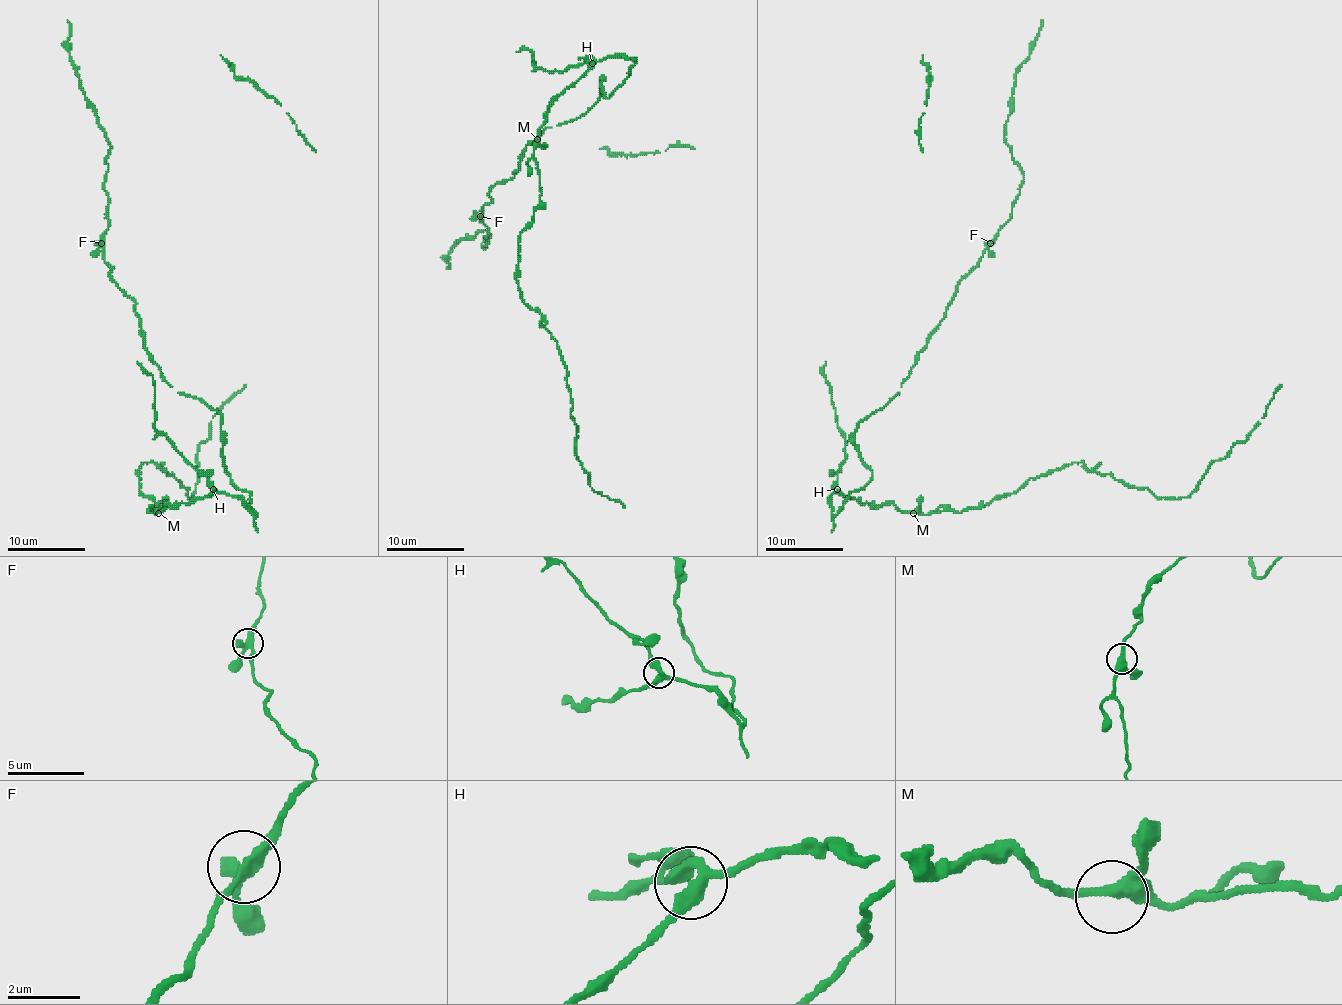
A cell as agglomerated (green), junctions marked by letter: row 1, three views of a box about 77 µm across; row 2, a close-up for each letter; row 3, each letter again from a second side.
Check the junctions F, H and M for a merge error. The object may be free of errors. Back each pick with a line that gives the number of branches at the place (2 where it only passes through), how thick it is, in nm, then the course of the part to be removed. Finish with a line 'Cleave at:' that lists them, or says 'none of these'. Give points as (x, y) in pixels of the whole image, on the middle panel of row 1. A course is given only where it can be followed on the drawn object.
Cleave at: none of these

